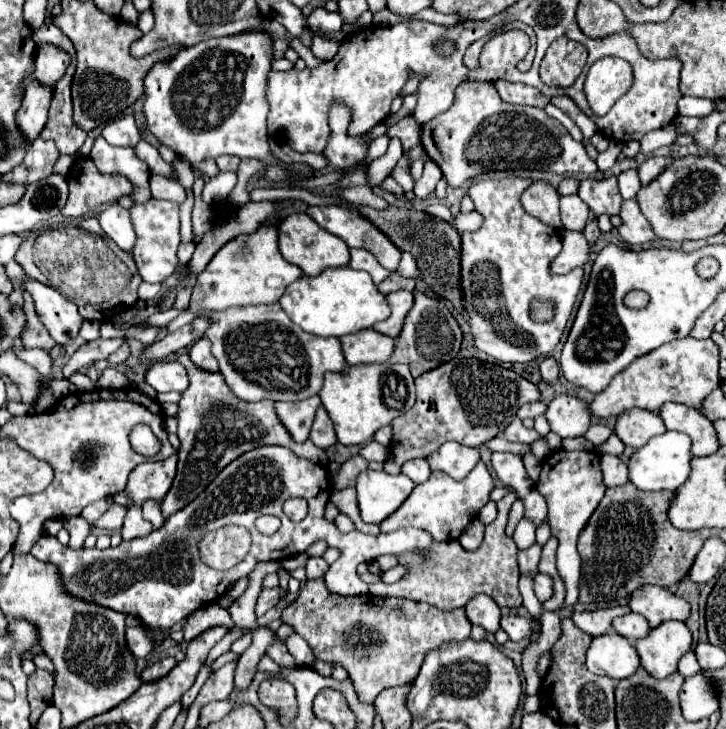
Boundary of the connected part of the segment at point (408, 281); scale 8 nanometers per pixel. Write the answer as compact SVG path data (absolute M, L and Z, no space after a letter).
M392 272L388 278L386 278L386 282L382 280L380 284L376 284L376 288L382 292L382 294L386 294L386 292L394 292L394 290L414 290L414 280L412 278L404 278L404 276L400 276L398 272Z

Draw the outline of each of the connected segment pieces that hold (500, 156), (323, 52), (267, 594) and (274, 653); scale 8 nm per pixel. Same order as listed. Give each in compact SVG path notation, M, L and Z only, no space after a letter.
M462 82L456 88L452 108L422 126L422 146L430 160L440 166L442 176L452 188L460 188L466 180L480 174L500 170L542 170L554 174L594 174L598 170L596 162L586 154L584 144L576 142L556 118L550 118L544 112L544 108L506 104L500 100L492 82Z
M313 36L311 51L318 59L328 61L336 55L340 45L341 43L332 40L325 40L319 36Z
M264 588L256 602L256 616L262 616L266 610L276 606L280 600L280 588Z
M278 640L274 642L275 643L267 649L266 654L280 666L286 666L286 668L297 666L296 661L288 652L286 646Z

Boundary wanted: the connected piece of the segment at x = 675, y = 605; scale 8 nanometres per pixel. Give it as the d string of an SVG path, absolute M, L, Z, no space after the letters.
M644 584L636 588L628 602L630 610L642 614L648 624L654 628L664 620L686 620L690 614L690 606L686 600L672 596L670 590L654 584Z

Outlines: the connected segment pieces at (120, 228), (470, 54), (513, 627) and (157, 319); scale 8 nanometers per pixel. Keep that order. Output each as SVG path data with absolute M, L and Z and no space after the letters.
M112 204L104 212L100 212L98 222L100 222L102 230L124 252L130 252L132 250L132 244L136 242L136 234L134 234L134 228L132 228L132 222L130 222L130 216L128 216L128 210L126 208L122 208L118 204Z
M480 38L476 42L472 42L464 54L464 64L470 68L470 70L476 70L478 68L478 58L480 58L480 48L484 46L487 40Z
M508 614L500 620L502 630L510 636L510 640L518 642L524 638L530 638L538 630L538 622L534 618L524 618L518 614Z
M170 309L168 311L157 311L148 318L150 325L165 328L174 318L180 314L180 310Z

